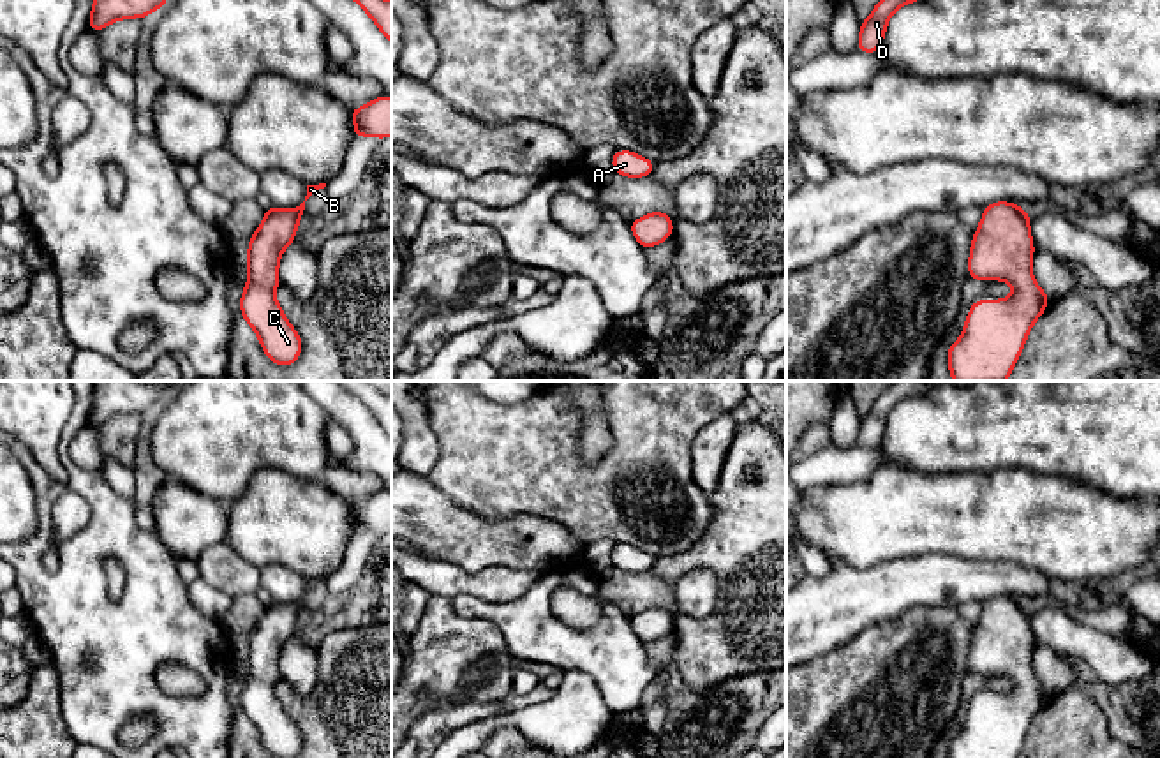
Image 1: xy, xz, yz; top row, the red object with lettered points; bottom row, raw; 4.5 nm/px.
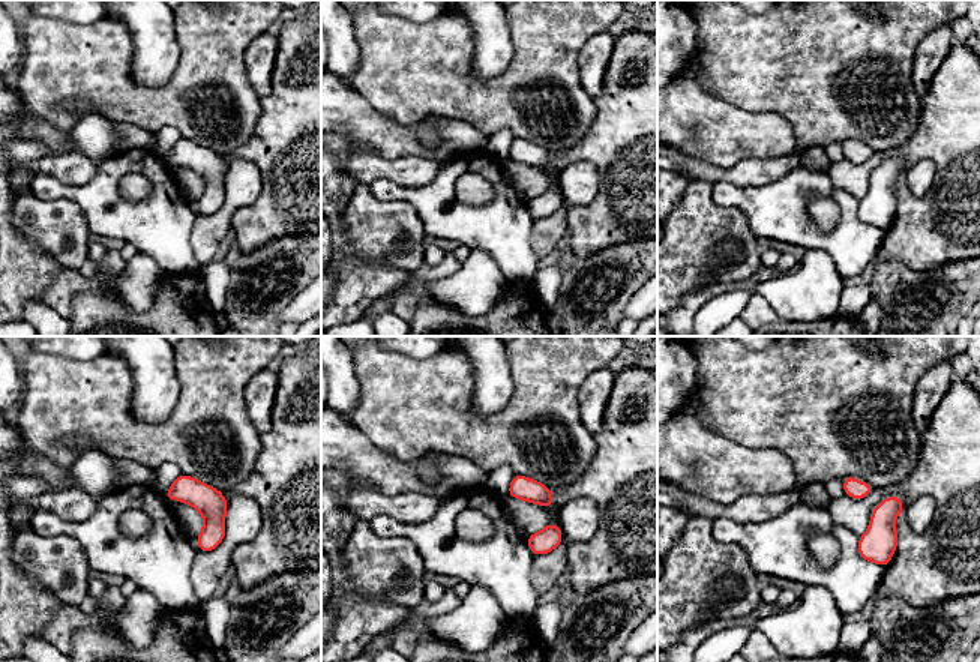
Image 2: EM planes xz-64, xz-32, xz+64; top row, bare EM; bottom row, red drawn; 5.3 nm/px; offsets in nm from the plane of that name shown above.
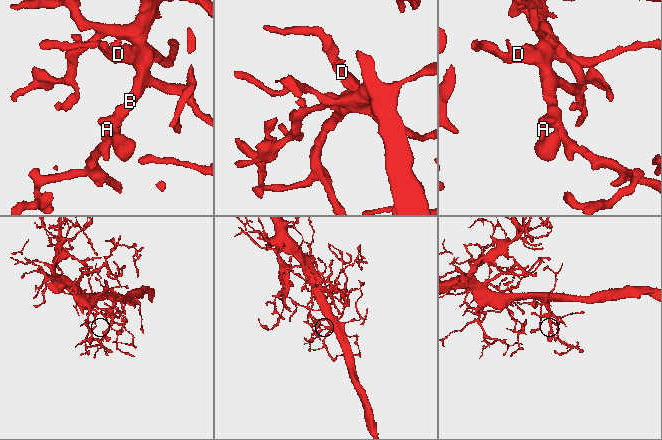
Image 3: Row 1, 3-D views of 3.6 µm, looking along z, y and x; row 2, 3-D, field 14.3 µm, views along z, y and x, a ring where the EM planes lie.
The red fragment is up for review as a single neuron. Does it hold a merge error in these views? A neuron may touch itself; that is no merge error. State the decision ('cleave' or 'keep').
keep

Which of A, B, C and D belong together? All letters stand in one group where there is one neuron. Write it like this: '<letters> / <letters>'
A B C D

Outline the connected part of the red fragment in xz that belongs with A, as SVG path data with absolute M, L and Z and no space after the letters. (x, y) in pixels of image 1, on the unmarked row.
M615 545L612 554L612 566L626 573L643 573L654 566L656 559L635 546Z

